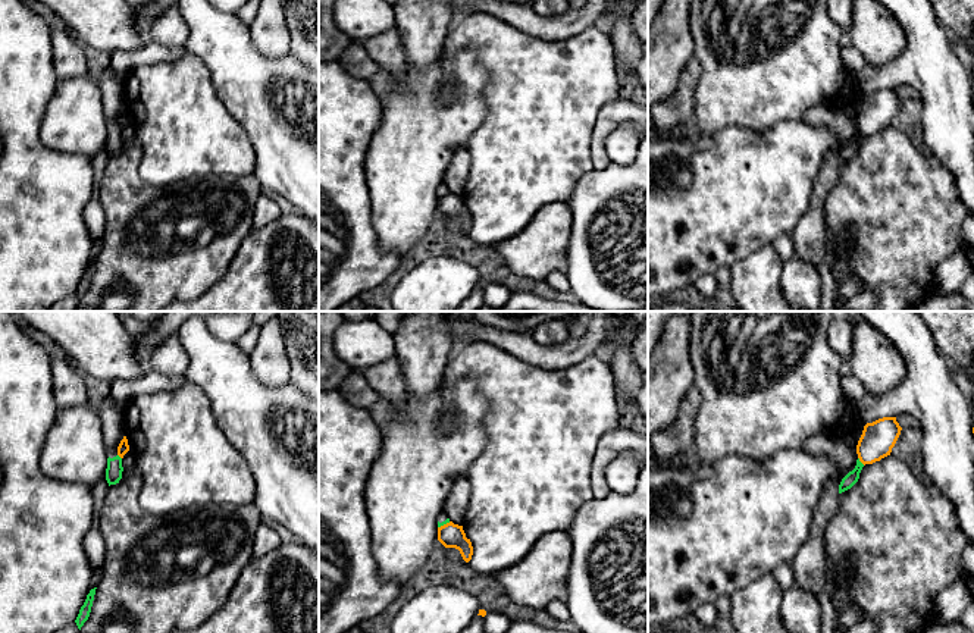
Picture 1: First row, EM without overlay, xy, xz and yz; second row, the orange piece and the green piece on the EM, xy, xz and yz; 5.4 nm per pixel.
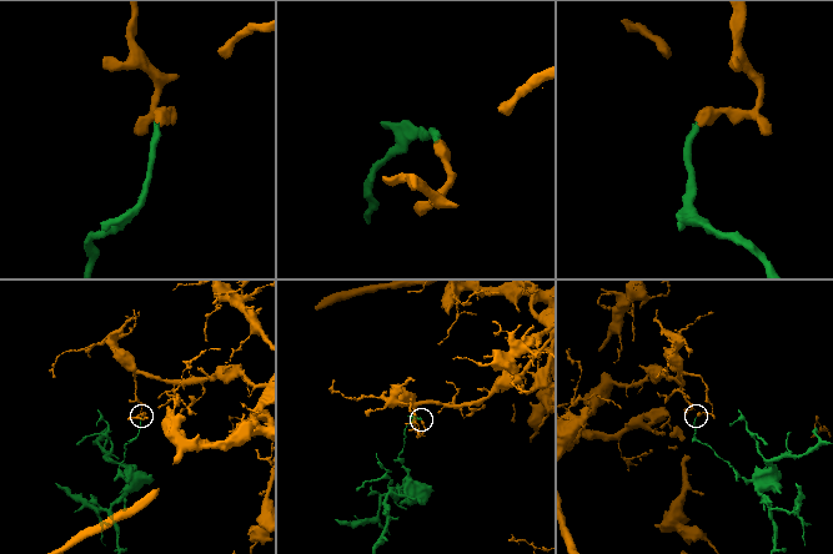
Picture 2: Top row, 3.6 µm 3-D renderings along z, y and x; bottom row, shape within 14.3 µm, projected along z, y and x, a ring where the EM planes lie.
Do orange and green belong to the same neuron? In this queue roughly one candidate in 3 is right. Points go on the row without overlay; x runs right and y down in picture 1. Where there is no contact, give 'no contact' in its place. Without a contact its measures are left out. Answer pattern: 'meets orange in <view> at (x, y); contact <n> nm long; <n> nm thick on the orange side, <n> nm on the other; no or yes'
meets orange in yz at (861, 132); contact 60 nm long; 190 nm thick on the orange side, 70 nm on the other; no

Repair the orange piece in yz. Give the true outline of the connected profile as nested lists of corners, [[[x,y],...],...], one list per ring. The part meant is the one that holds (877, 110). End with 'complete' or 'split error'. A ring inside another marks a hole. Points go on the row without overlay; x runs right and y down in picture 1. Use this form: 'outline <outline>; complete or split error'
outline [[[883,88],[867,94],[856,116],[859,132],[865,137],[890,126],[901,101],[896,88]]]; complete

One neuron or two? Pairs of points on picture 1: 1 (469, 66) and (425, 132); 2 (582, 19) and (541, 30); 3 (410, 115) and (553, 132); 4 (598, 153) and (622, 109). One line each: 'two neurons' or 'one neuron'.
1: one neuron
2: one neuron
3: two neurons
4: one neuron

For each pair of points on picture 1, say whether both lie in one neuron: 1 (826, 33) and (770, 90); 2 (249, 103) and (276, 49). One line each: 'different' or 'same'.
1: same
2: different

